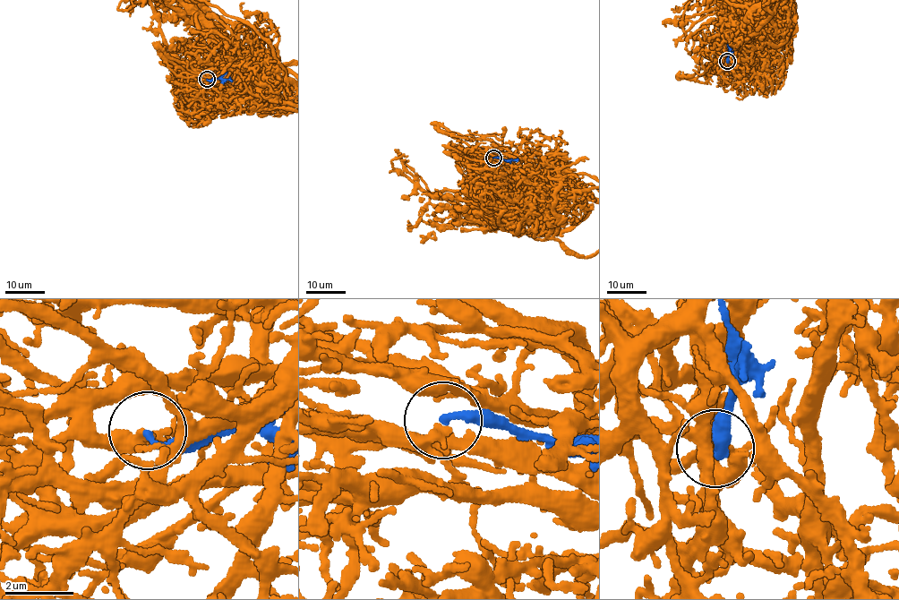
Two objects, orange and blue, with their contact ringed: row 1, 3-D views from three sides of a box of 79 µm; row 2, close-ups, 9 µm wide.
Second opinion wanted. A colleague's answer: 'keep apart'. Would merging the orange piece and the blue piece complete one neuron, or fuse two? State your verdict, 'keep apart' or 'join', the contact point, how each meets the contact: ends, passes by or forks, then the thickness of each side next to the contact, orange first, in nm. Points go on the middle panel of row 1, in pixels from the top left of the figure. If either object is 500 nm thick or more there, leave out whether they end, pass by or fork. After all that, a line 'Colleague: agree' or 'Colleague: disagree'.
join; at (493, 158); orange forks there; blue ends there; 200 nm thick on the orange side, 220 nm on the other
Colleague: disagree

